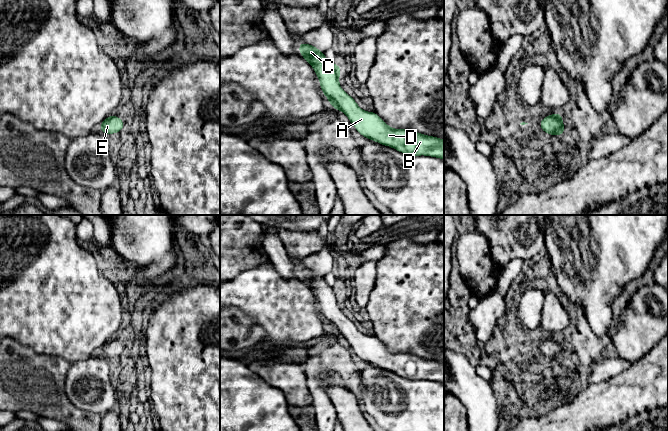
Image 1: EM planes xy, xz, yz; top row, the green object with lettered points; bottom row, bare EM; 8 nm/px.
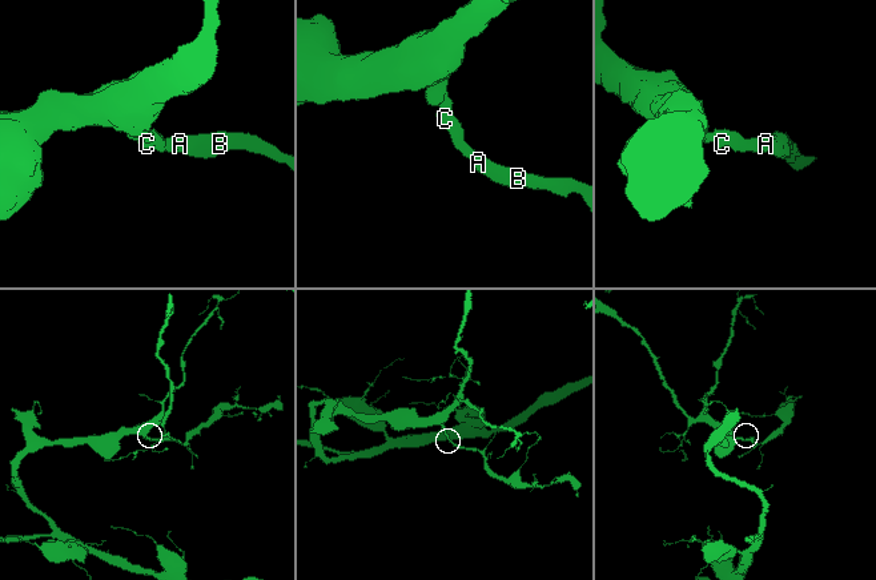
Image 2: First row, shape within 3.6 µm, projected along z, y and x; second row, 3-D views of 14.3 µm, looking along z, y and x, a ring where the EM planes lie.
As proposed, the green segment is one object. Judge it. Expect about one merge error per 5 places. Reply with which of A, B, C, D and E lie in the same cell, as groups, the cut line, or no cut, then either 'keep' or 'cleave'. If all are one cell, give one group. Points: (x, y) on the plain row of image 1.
A B C D E; no cut; keep

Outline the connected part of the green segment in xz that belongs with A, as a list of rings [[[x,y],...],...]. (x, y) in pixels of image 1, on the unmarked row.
[[[307,267],[299,268],[299,277],[315,294],[321,314],[329,327],[334,333],[346,338],[359,358],[407,379],[425,379],[444,384],[444,364],[411,353],[391,352],[375,336],[362,334],[356,325],[341,313],[340,289],[329,286],[321,274]]]

